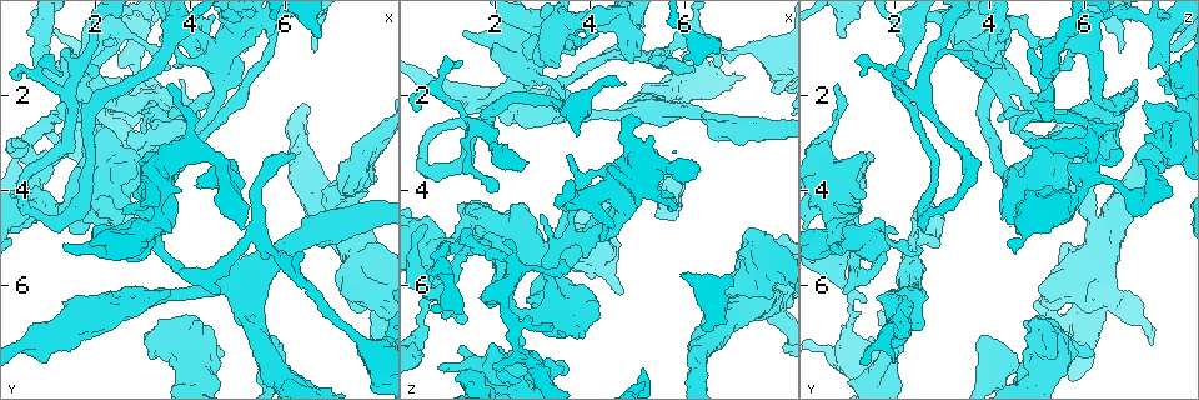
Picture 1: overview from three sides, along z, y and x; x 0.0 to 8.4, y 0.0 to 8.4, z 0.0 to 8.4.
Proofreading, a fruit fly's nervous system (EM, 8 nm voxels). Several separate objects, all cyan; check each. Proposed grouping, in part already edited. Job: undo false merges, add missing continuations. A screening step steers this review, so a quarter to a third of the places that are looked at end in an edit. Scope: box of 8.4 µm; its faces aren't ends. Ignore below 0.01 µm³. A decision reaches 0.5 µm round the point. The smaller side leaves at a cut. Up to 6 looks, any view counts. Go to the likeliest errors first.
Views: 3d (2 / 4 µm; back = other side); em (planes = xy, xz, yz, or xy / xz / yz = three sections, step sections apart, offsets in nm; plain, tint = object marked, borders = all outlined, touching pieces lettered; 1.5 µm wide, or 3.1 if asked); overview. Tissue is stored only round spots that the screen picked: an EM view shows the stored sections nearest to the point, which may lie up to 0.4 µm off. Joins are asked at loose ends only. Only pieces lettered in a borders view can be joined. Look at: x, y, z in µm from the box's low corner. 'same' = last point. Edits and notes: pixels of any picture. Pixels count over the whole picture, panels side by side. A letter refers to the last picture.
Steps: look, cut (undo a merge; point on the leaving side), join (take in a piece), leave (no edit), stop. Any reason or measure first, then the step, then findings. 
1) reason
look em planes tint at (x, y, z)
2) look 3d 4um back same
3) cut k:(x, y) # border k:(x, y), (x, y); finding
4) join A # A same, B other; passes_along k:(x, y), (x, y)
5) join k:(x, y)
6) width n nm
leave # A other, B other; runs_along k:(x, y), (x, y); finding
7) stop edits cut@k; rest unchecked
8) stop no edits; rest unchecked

an open end
look em planes tint at (5.80, 7.10, 3.85)

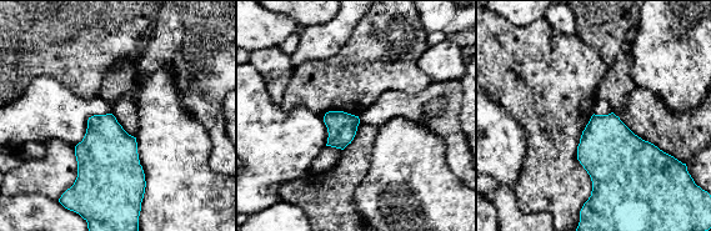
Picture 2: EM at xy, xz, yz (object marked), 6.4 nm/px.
look em planes borders same

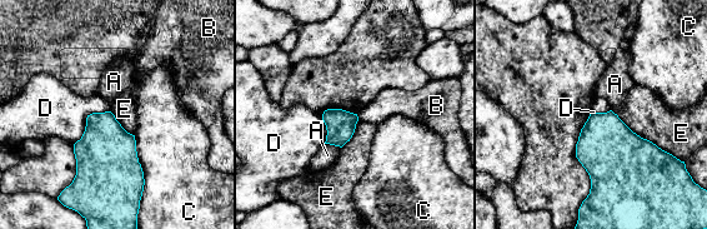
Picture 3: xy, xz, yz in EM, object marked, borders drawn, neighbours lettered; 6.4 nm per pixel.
longest_contact E 500 nm
leave # A other, B other, C other, D other, E other; no lettered piece goes on from it

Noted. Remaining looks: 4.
abrupt turn
look 3d 2um at (5.10, 6.20, 2.30)

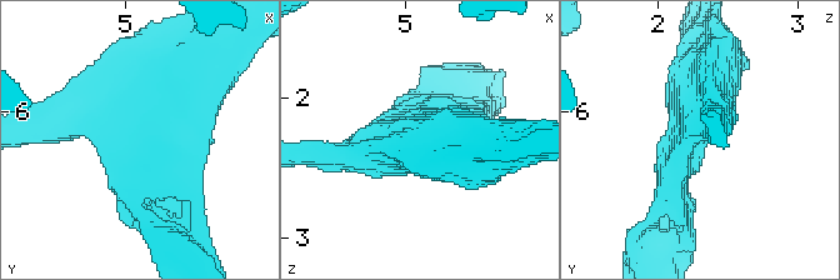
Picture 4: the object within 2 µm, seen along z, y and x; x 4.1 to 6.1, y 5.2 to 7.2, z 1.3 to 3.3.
arms 3; arm_widths 200, 280, 420 nm
look em yz step 4 tint at (5.10, 6.18, 2.22)

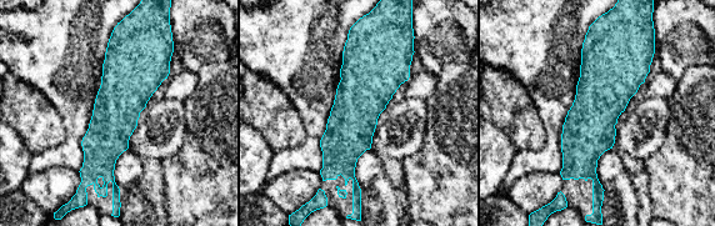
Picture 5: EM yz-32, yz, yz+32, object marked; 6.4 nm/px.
another direction
look em planes borders same

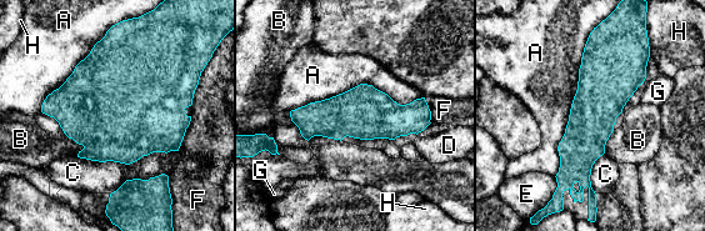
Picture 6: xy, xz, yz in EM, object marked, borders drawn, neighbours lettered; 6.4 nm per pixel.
leave # A other, B other, C other, D other, E other, F other, G other, H other; border 6:(308, 140), (326, 136), (340, 141); one neuron here

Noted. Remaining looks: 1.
stop no edits; rest unchecked

